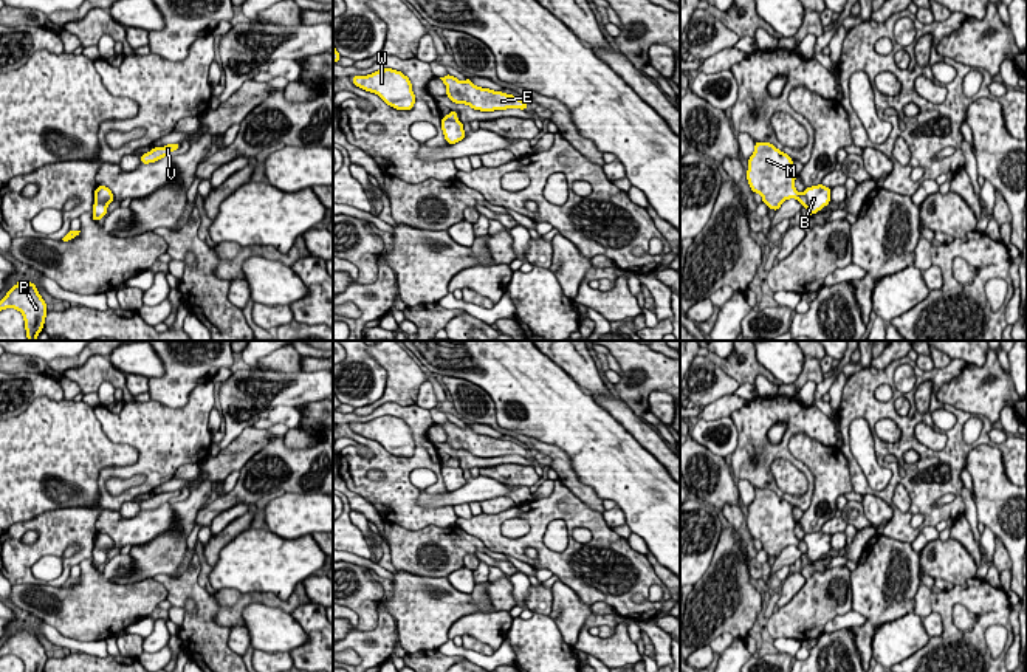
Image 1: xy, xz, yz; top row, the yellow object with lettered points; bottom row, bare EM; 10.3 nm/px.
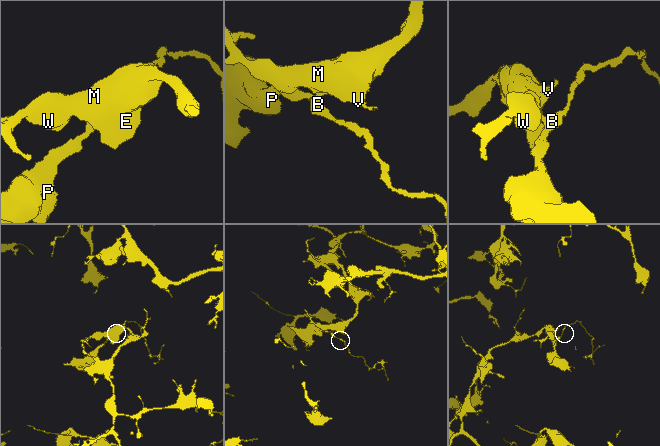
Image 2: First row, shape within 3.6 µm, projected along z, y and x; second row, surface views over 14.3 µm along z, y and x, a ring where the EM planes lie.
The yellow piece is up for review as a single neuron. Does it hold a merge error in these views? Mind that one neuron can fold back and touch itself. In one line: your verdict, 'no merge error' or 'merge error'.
merge error

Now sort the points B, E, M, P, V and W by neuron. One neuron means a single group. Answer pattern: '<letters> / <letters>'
B P / E M V W

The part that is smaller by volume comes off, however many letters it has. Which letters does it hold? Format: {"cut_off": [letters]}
{"cut_off": ["B", "P"]}

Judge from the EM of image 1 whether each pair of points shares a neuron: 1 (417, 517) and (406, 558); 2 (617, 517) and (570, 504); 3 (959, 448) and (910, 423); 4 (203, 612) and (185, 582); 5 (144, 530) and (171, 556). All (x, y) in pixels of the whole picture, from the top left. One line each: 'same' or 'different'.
1: different
2: different
3: same
4: same
5: different

